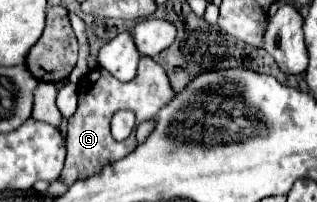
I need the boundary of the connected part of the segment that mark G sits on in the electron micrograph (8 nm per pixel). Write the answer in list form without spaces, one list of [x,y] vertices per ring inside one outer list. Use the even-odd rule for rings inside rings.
[[[148,56],[140,58],[138,74],[132,82],[112,80],[110,74],[102,68],[90,70],[86,74],[86,90],[84,90],[84,78],[78,86],[78,108],[68,118],[68,156],[66,156],[66,164],[60,174],[60,180],[66,186],[72,186],[76,180],[82,180],[82,178],[88,178],[88,176],[100,172],[102,166],[124,158],[126,154],[130,154],[136,148],[134,133],[121,142],[110,136],[110,120],[116,110],[122,110],[122,108],[134,110],[136,129],[140,122],[154,118],[160,112],[160,108],[164,108],[170,102],[172,96],[174,96],[174,90],[170,88],[164,68],[158,66]]]

